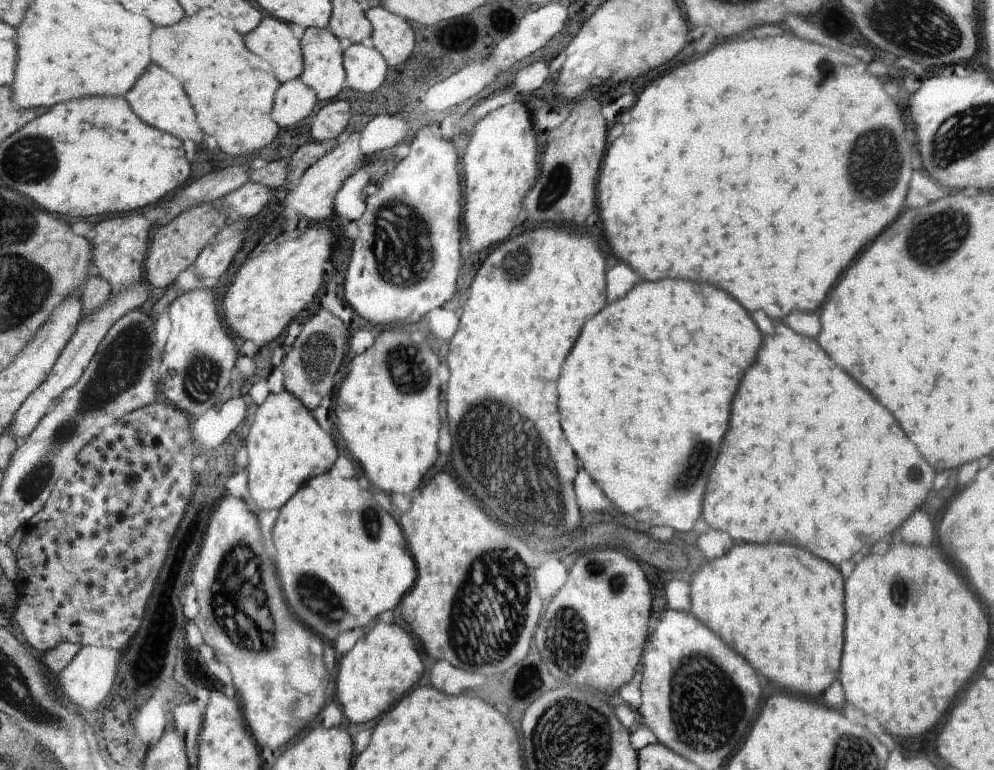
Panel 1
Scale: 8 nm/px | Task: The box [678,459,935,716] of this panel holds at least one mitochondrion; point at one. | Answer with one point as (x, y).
(899, 594)

